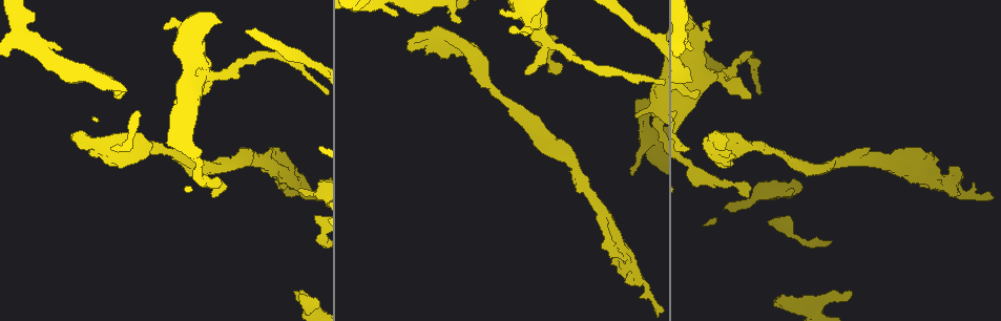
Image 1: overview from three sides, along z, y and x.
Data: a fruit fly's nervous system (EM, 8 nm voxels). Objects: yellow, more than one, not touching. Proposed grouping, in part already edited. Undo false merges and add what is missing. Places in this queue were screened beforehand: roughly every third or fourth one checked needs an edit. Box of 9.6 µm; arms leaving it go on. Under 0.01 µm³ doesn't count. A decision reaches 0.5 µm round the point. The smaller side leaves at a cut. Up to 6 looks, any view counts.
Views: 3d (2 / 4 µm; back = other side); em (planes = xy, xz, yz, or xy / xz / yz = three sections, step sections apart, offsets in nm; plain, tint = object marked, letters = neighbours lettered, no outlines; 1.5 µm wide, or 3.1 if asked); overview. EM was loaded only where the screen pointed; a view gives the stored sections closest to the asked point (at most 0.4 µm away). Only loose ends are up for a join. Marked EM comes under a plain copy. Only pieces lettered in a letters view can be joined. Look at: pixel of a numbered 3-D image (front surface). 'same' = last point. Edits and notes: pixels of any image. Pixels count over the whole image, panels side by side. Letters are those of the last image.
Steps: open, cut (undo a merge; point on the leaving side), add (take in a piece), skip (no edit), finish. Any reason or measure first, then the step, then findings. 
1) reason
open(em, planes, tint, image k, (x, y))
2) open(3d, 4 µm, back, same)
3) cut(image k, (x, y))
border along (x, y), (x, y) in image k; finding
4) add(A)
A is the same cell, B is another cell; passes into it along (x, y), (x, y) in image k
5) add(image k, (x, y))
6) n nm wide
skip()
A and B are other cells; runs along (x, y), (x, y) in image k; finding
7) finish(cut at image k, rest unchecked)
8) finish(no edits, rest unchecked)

branch stops here
open(3d, 4 µm, image 1, (751, 188))

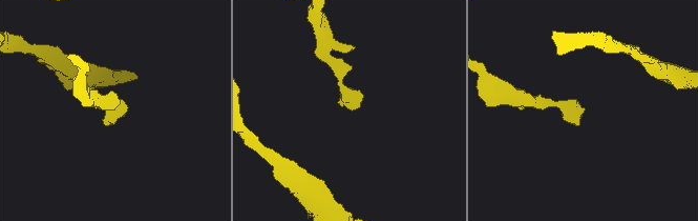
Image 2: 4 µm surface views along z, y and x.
need the tissue
open(em, planes, letters, image 2, (584, 108))

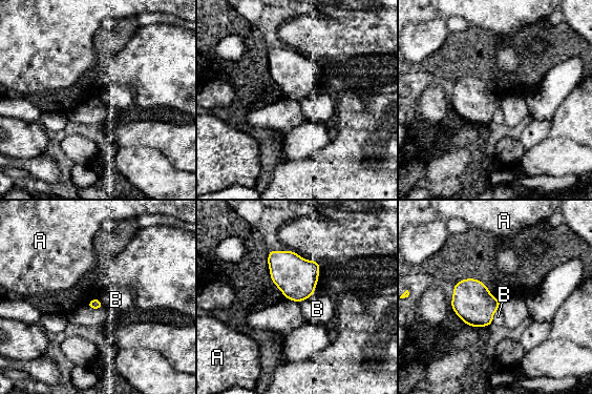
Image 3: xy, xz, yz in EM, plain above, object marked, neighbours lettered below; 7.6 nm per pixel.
skip()
A and B are other cells; border along (85, 305), (93, 309), (104, 306) in image 3; no lettered piece goes on from it

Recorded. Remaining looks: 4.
sudden change in width
open(3d, 2 µm, back, image 1, (787, 158))

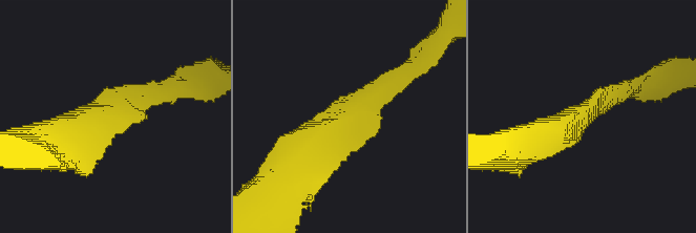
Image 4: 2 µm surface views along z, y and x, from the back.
open(em, xz, step 8, letters, image 4, (579, 116))

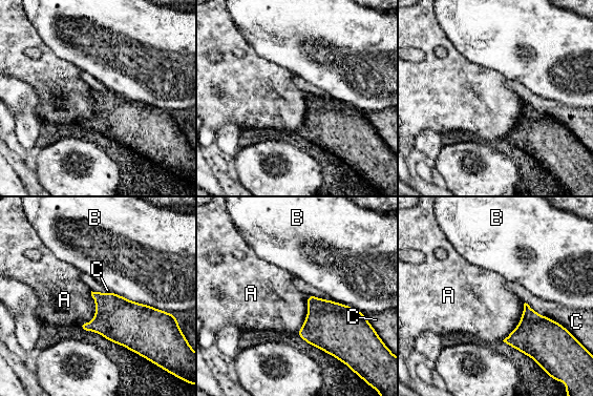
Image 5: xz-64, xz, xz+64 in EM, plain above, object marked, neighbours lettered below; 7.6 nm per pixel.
skip()
A, B and C are other cells; border along (110, 291), (166, 312) in image 5; all the same neuron

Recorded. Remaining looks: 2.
open(em, planes, letters, image 1, (642, 283))

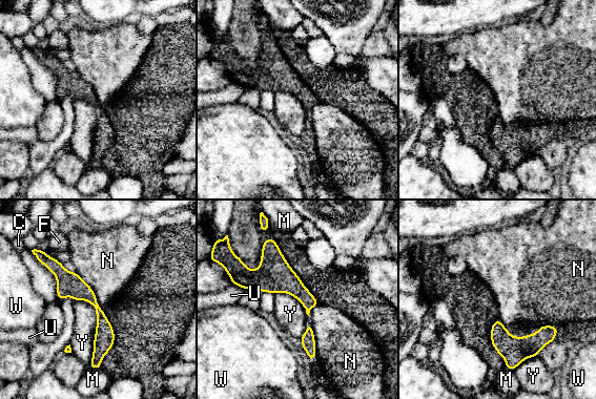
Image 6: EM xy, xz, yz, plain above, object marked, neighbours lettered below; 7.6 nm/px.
skip()
C, F, M, N, U, W and Y are other cells; border along (77, 299), (95, 309), (88, 368) in image 6; one neuron here

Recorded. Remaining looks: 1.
finish(no edits, rest unchecked)

